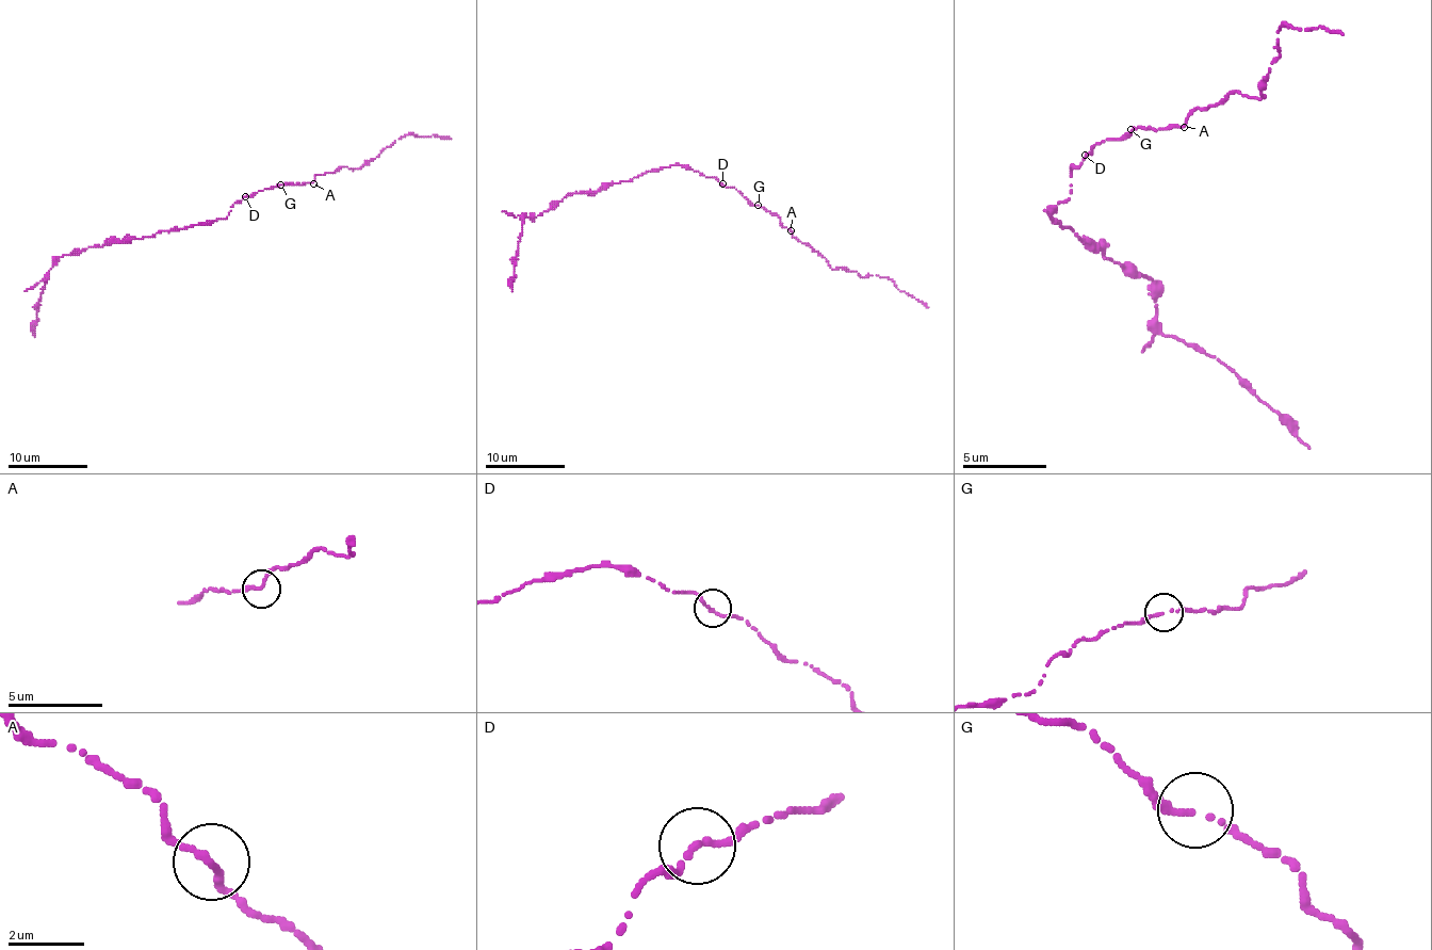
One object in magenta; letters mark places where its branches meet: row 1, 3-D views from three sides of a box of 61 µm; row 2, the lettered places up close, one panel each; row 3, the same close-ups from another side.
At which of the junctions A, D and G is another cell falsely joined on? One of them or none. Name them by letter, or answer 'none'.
none

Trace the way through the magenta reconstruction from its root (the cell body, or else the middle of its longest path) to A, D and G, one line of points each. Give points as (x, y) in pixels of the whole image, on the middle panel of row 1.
A: (702, 173), (726, 187), (734, 187), (754, 205), (774, 213), (790, 231)
D: (702, 173), (722, 183)
G: (702, 173), (726, 187), (734, 187), (758, 205)

